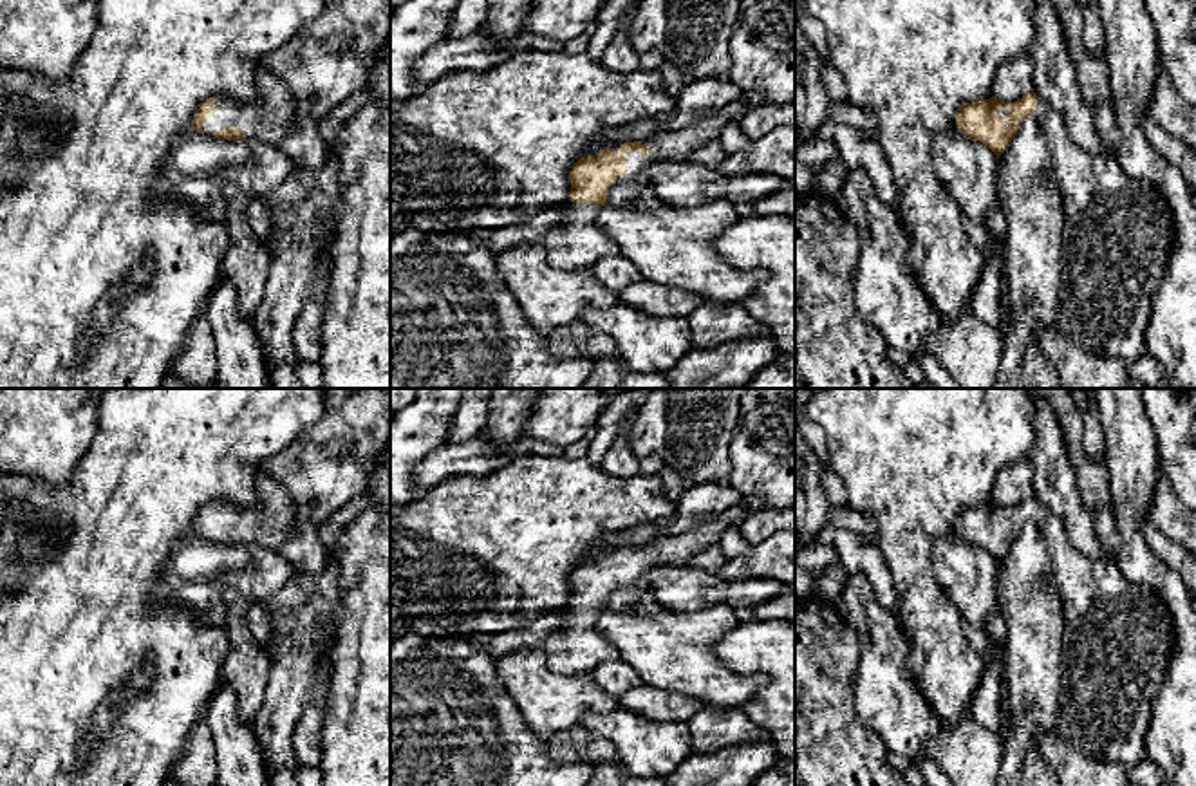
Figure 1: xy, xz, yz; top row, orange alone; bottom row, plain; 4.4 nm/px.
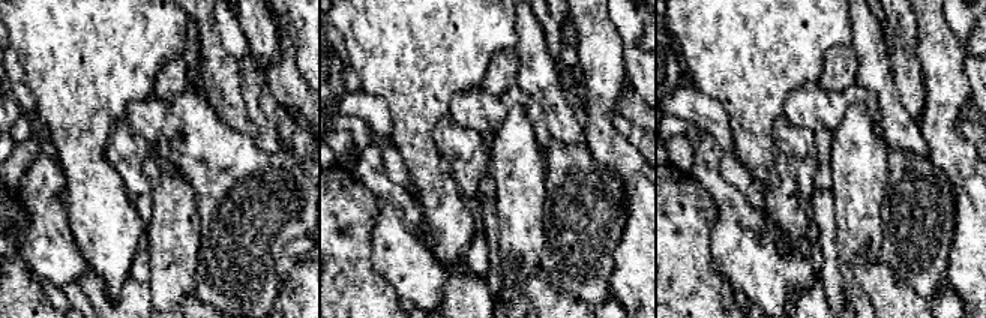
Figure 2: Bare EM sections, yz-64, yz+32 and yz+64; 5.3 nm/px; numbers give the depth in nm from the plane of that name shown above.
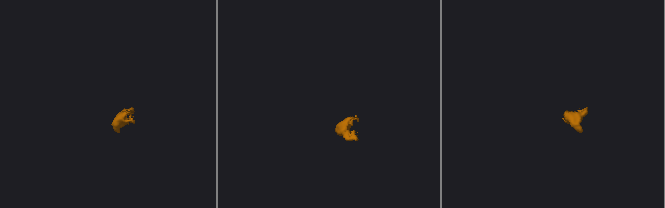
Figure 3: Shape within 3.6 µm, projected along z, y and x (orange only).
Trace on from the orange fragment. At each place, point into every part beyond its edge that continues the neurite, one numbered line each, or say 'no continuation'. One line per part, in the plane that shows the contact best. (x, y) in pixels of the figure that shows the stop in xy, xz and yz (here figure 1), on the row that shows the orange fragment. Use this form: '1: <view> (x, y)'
1: xz (676, 145)
2: xz (577, 243)

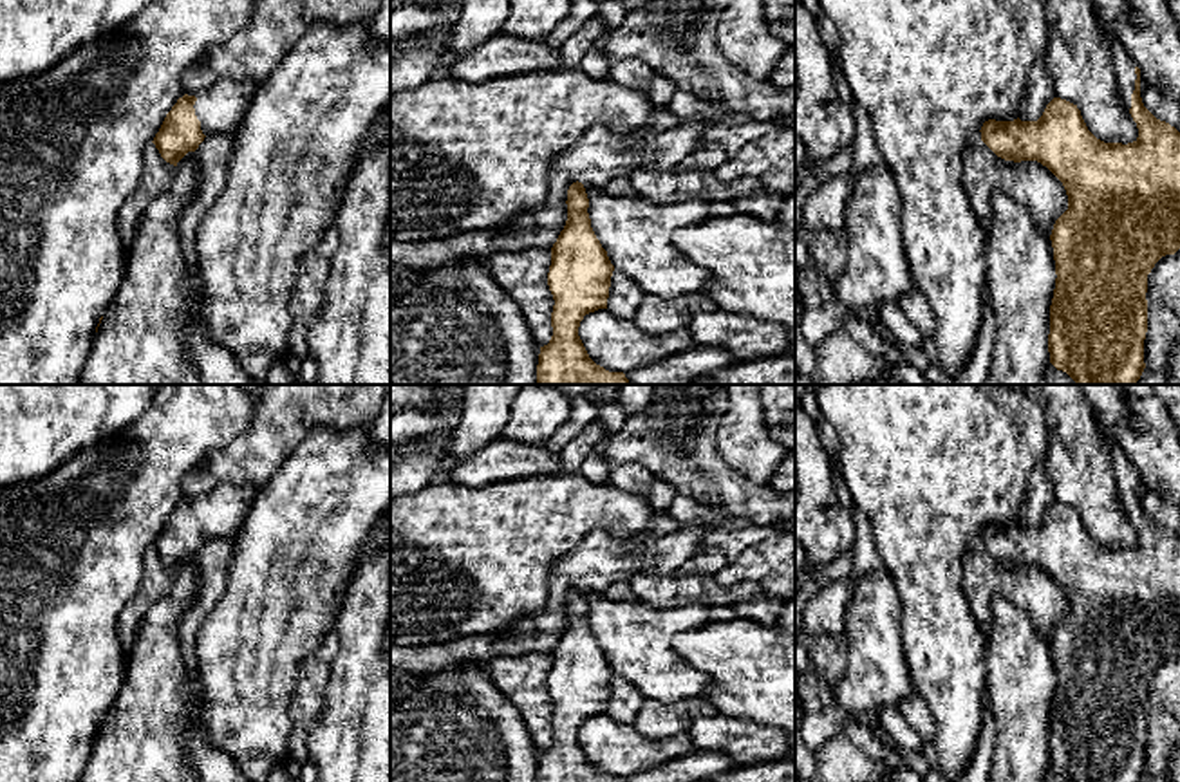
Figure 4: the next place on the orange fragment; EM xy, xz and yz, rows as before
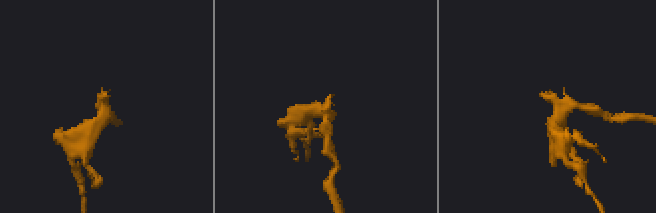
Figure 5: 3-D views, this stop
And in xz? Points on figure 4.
no continuation

